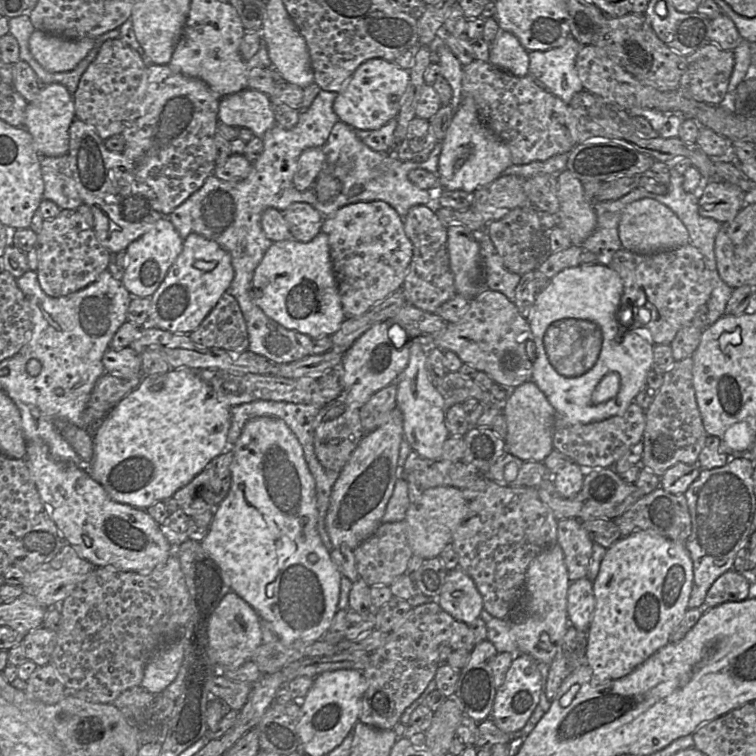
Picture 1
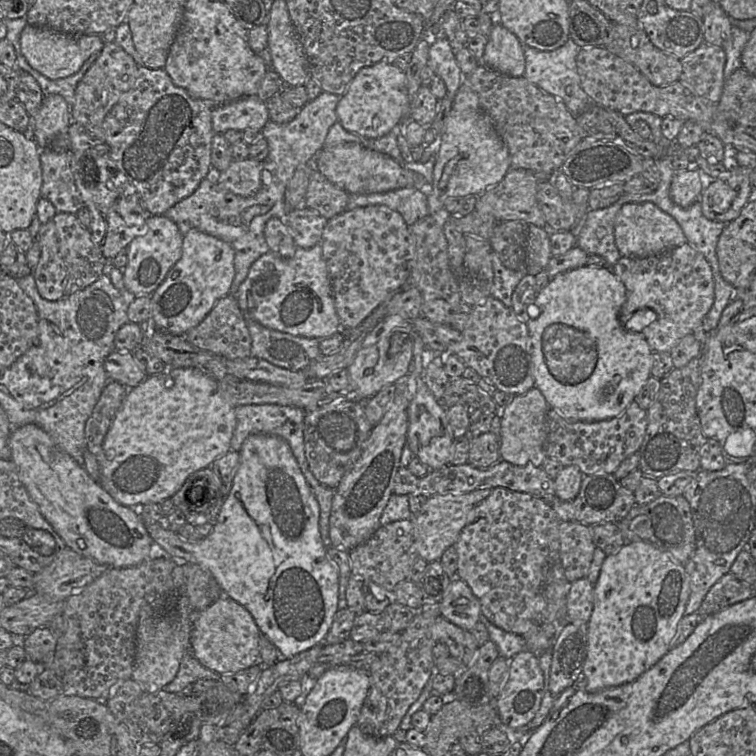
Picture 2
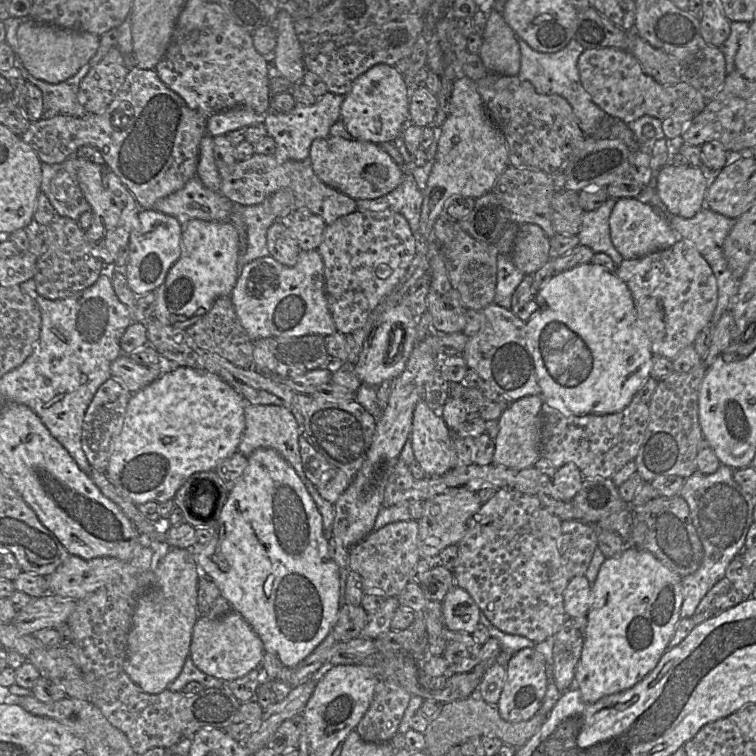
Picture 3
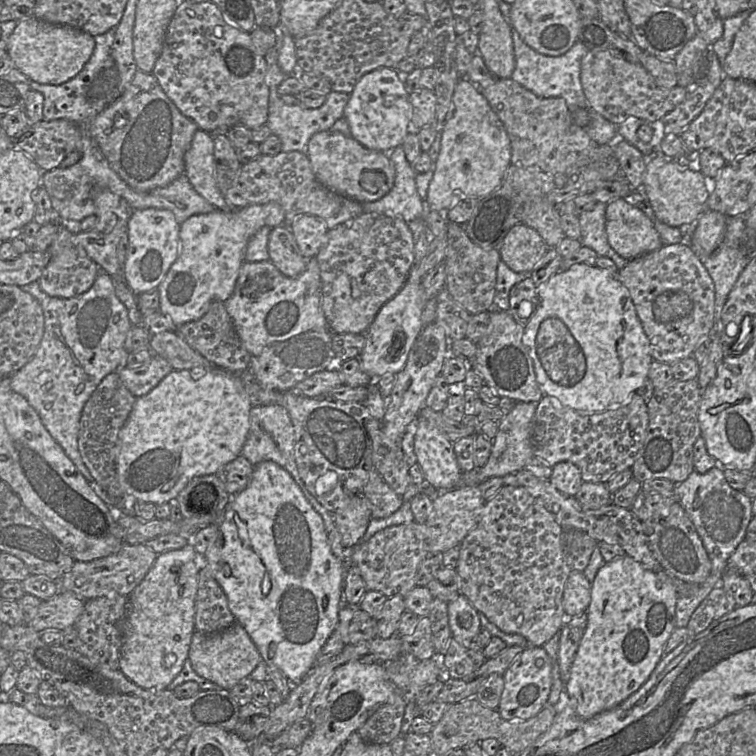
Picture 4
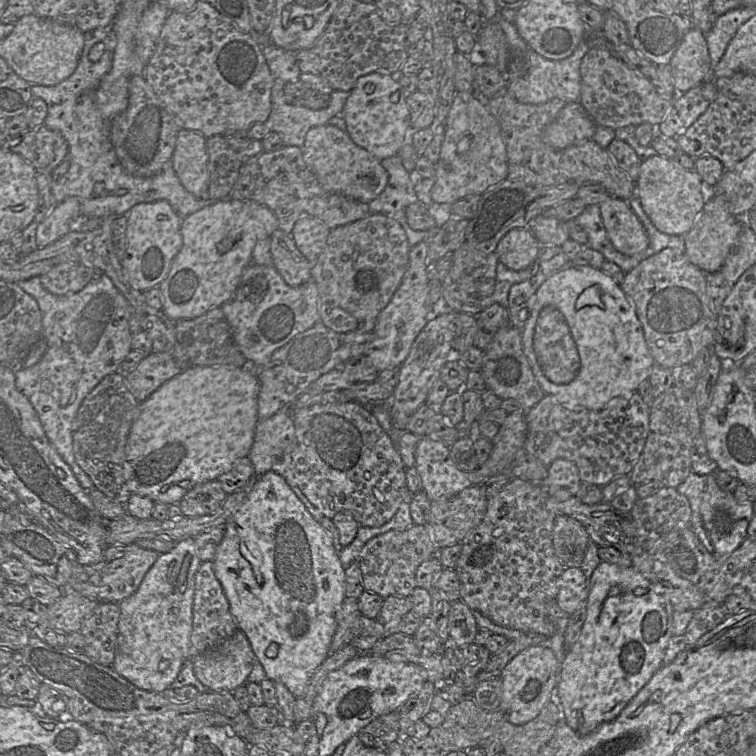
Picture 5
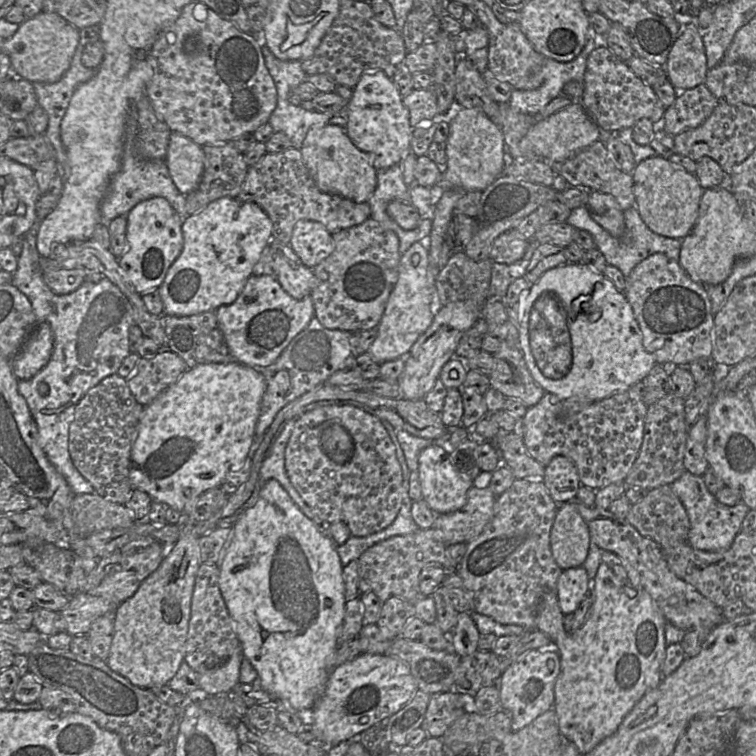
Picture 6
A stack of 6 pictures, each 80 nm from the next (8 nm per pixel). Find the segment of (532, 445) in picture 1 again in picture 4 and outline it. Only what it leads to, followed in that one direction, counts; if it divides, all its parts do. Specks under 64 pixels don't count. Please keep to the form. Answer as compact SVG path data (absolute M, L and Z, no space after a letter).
M516 402L513 409L504 414L504 417L499 422L497 434L492 440L492 449L486 464L482 467L475 467L469 472L463 472L460 485L478 486L491 477L504 477L524 469L528 460L534 456L531 435L536 408L537 403Z

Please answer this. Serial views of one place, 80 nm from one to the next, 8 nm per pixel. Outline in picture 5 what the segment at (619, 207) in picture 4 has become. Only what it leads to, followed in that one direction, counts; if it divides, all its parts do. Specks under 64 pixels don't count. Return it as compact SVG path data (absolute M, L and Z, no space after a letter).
M609 194L599 207L607 235L619 252L635 255L647 248L649 238L646 230L627 200Z

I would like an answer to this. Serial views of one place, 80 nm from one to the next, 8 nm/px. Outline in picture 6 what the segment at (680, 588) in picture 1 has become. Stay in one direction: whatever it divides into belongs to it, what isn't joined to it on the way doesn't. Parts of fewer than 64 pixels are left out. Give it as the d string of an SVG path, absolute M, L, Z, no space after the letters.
M601 561L598 566L594 579L588 579L588 588L592 596L592 604L587 613L587 618L584 624L571 634L567 634L563 628L563 616L558 605L556 591L551 591L542 596L539 601L536 617L535 628L546 633L550 640L555 644L560 656L560 673L556 680L554 688L554 704L553 708L556 712L558 719L558 726L561 735L573 743L580 753L588 753L595 748L603 739L613 734L623 718L630 712L636 703L651 689L655 688L662 679L662 664L665 658L667 644L665 642L665 625L666 620L662 613L653 602L651 596L641 587L634 586L627 578L618 578L607 564Z

